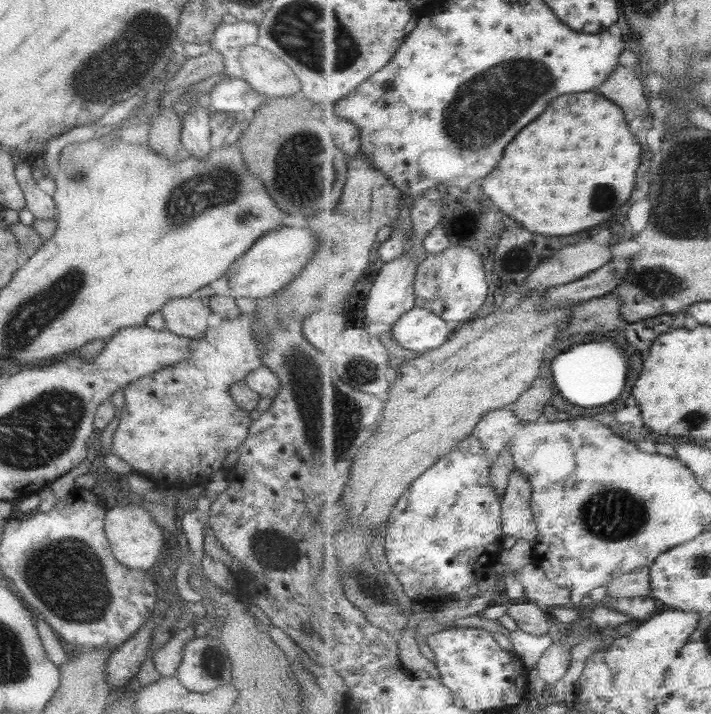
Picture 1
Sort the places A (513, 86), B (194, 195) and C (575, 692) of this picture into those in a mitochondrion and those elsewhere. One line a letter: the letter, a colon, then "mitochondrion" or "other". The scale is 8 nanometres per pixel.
A: mitochondrion
B: mitochondrion
C: other

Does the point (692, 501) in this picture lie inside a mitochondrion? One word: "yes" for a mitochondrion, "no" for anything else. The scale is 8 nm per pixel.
no

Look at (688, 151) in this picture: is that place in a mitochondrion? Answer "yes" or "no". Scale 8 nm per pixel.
yes

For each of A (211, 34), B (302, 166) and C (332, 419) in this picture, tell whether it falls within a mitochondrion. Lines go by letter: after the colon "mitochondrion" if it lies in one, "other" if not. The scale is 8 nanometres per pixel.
A: other
B: mitochondrion
C: mitochondrion

